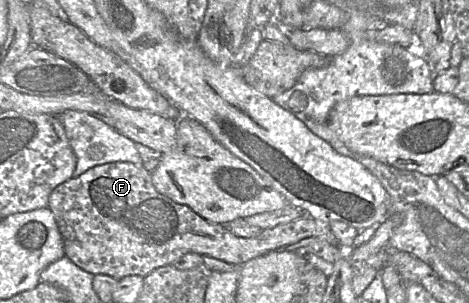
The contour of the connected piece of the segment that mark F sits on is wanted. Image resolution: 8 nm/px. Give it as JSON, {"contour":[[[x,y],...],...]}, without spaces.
{"contour":[[[130,162],[98,165],[65,181],[52,191],[48,208],[53,213],[63,238],[65,256],[92,275],[104,274],[116,280],[130,275],[145,277],[159,267],[172,265],[186,253],[206,255],[233,265],[242,265],[269,252],[297,250],[297,244],[306,239],[320,239],[339,246],[329,224],[311,217],[263,229],[256,237],[238,237],[225,225],[211,223],[188,206],[160,194],[152,183],[150,172]]]}

